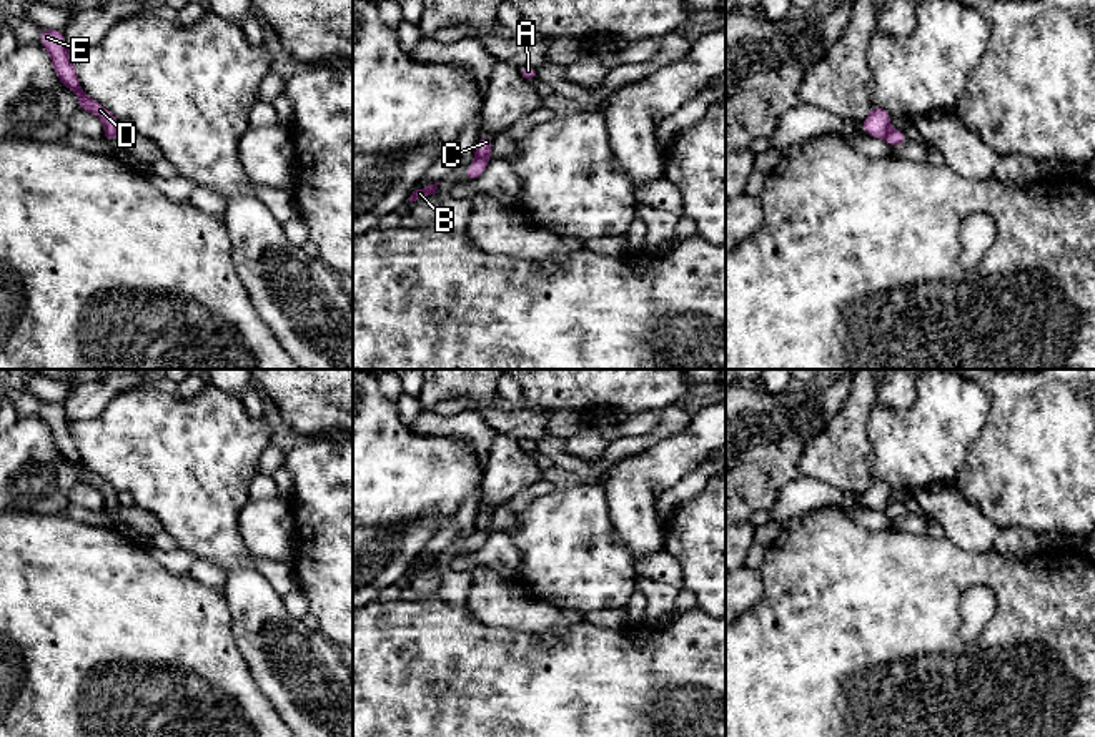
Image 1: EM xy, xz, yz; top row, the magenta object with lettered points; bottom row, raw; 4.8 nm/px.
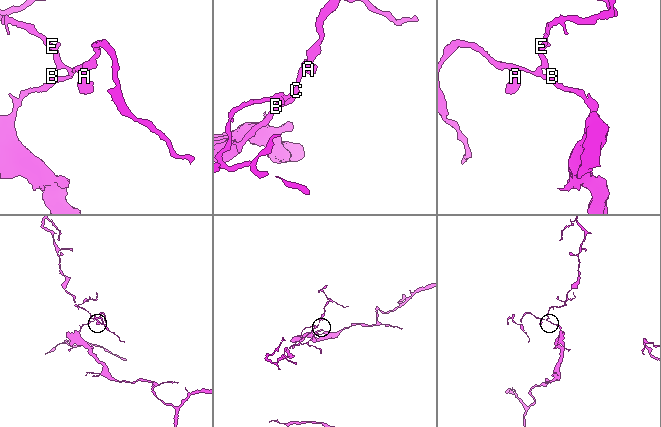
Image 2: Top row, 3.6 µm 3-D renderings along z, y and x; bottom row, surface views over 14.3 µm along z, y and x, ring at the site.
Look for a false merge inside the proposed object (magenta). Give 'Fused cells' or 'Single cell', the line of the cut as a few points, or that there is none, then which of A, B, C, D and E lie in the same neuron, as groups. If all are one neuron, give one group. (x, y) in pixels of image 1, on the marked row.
Fused cells. Split along xz (476, 155), (488, 160). Groups: A C D E / B

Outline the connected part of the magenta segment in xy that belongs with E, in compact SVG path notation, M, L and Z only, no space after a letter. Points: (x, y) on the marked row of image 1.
M40 28L38 42L47 48L52 58L52 65L58 80L73 93L78 95L80 111L90 111L97 115L105 125L105 135L116 138L118 136L118 120L111 111L103 105L90 98L80 87L75 67L70 58L70 50L67 47L62 30L47 30Z

